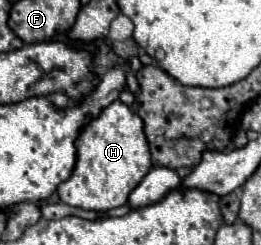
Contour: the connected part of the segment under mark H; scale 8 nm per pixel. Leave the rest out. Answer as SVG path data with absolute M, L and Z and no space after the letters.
M113 101L101 111L101 117L93 117L91 123L83 127L77 139L79 167L73 169L69 181L63 181L57 187L61 201L91 211L107 211L125 205L129 193L151 169L151 153L143 133L141 117L125 103Z

